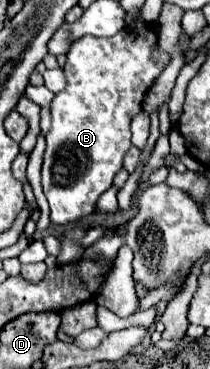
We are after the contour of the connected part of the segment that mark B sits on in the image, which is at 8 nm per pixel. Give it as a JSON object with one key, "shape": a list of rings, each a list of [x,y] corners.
{"shape":[[[151,25],[141,31],[123,29],[109,39],[87,35],[71,45],[67,53],[67,63],[63,67],[67,87],[51,101],[51,129],[47,133],[47,151],[41,169],[43,193],[51,209],[51,223],[67,225],[91,215],[95,211],[97,199],[113,185],[113,177],[121,169],[123,155],[131,145],[131,117],[141,111],[145,93],[163,71],[161,65],[151,61],[153,49],[157,49],[157,33]]]}

